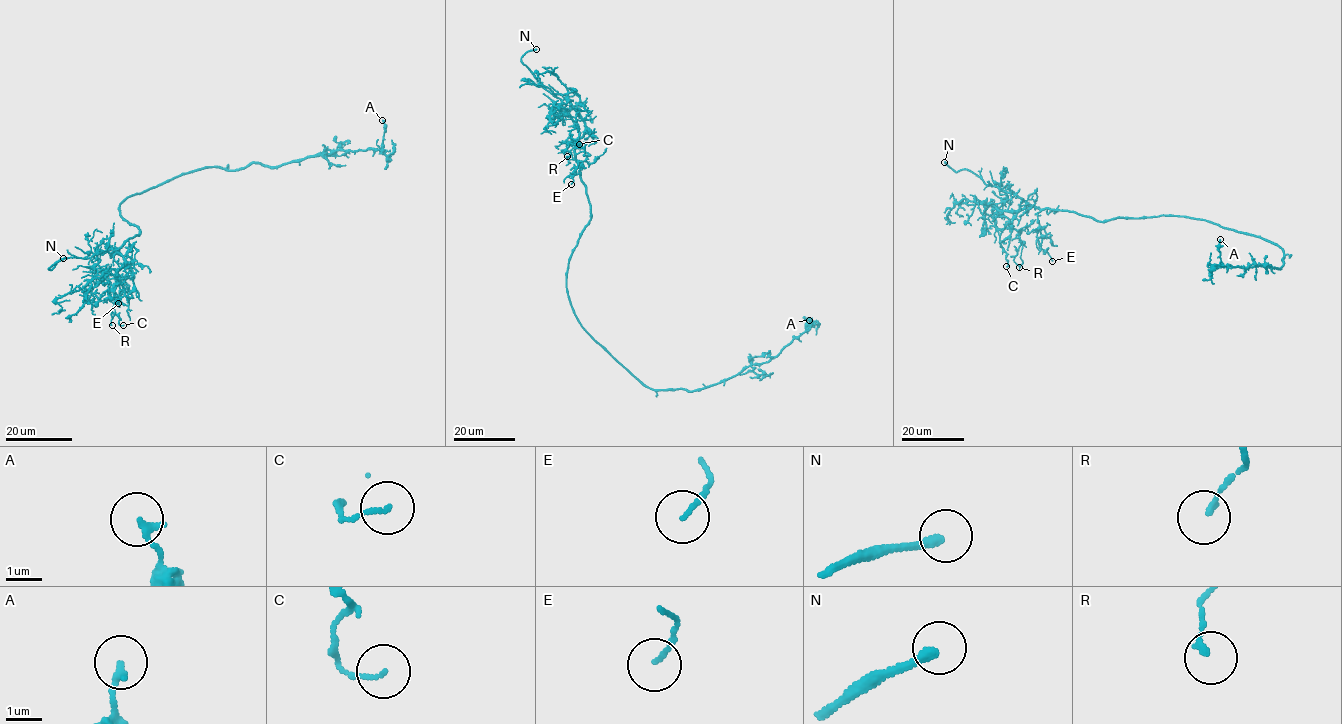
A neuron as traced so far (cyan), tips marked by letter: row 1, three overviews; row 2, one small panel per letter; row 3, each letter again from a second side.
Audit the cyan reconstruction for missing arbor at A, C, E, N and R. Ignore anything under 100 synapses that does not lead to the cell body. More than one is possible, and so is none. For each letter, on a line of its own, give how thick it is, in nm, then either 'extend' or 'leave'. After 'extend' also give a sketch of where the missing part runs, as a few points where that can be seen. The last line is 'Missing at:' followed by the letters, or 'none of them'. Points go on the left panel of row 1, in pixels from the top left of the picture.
A: 180 nm thick; leave
C: 100 nm thick; leave
E: 110 nm thick; leave
N: 240 nm thick; extend
R: 140 nm thick; leave
Missing at: N

